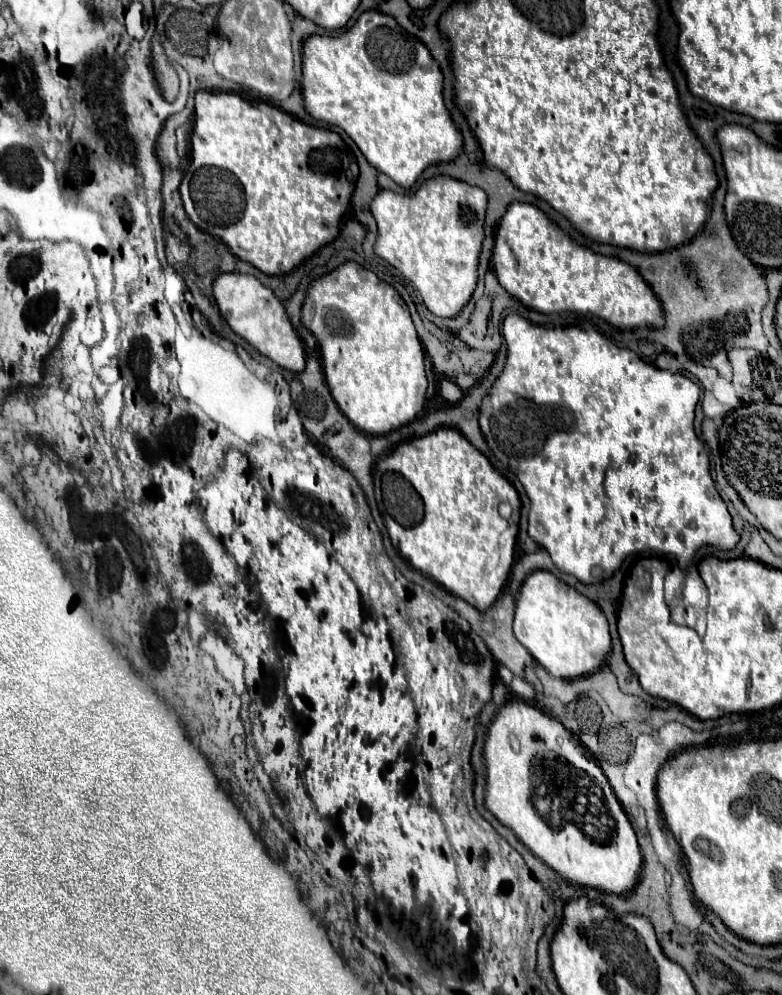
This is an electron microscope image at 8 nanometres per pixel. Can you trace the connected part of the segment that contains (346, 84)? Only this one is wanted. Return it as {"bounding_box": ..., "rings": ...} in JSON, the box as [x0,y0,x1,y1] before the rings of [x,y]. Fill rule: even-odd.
{"bounding_box":[302,9,464,189],"rings":[[[370,9],[364,11],[340,37],[312,35],[304,43],[302,61],[302,93],[306,111],[318,121],[344,129],[356,141],[368,163],[404,189],[410,189],[426,167],[450,163],[462,153],[464,137],[444,105],[444,77],[440,65],[428,47],[400,27],[394,17]]]}

